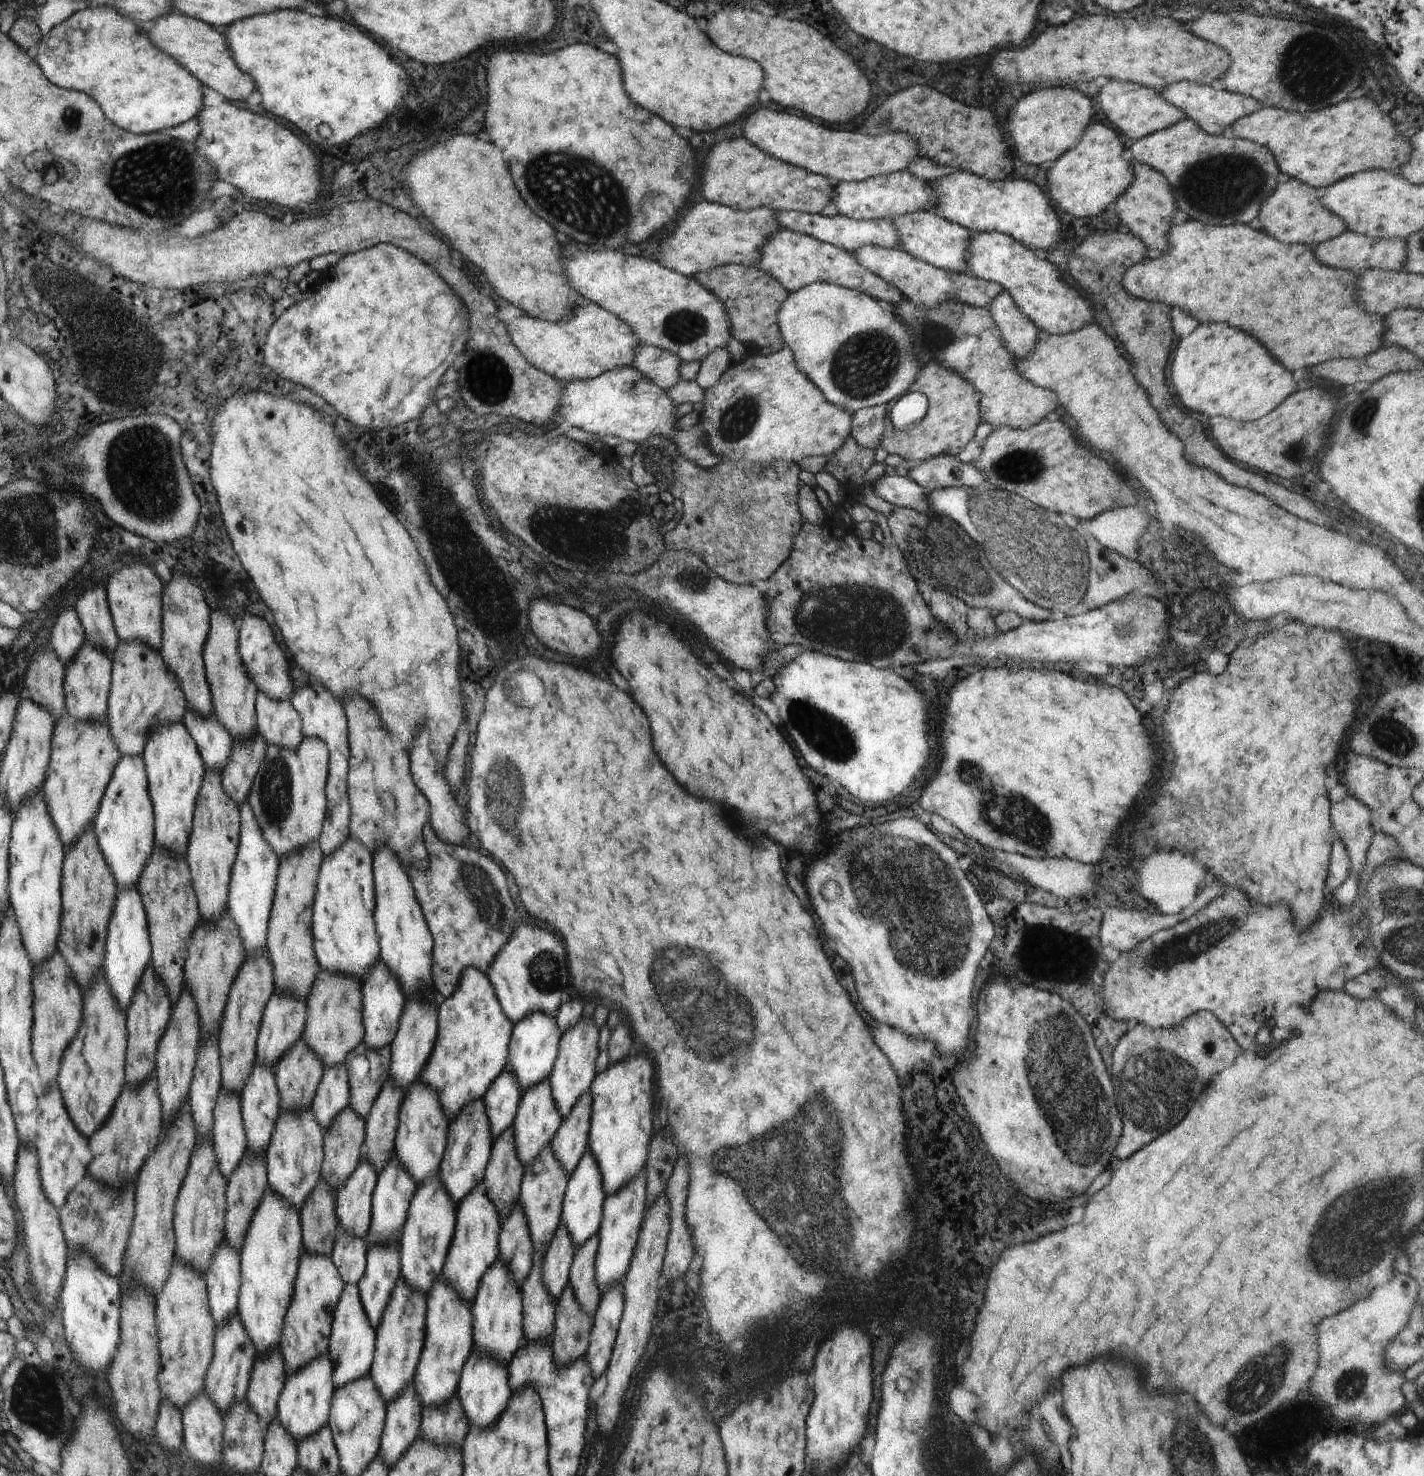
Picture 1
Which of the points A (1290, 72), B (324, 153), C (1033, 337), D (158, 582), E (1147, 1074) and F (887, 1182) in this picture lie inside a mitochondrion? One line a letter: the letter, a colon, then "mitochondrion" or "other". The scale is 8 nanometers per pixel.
A: mitochondrion
B: other
C: other
D: other
E: mitochondrion
F: other

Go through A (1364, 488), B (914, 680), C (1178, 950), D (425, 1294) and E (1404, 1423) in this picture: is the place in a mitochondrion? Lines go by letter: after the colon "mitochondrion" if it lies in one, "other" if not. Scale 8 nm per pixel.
A: other
B: other
C: mitochondrion
D: other
E: other

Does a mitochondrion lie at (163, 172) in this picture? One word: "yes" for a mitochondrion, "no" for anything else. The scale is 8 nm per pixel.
yes

